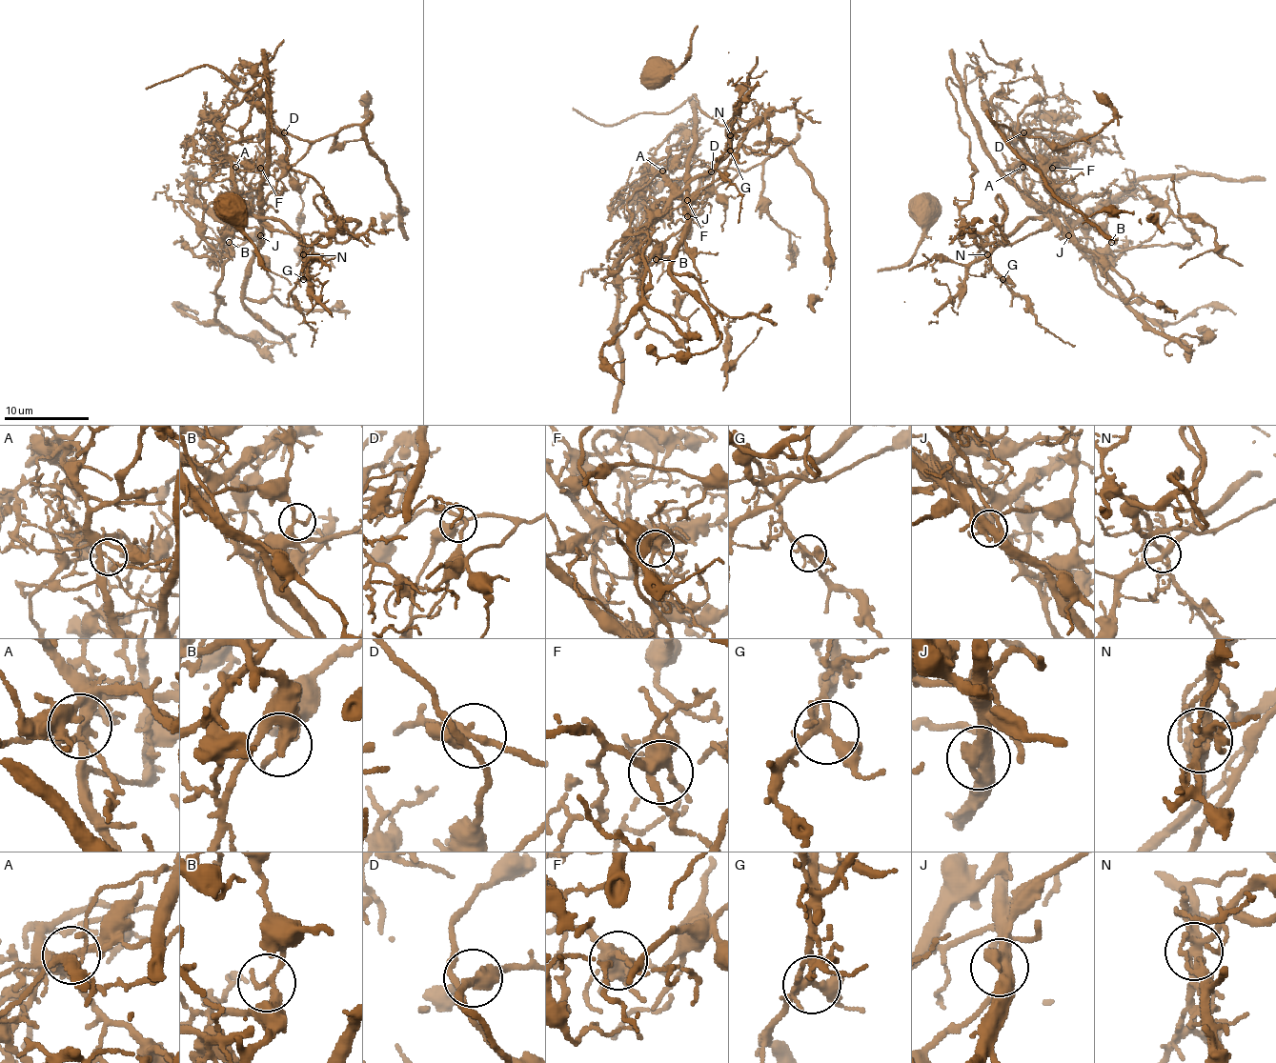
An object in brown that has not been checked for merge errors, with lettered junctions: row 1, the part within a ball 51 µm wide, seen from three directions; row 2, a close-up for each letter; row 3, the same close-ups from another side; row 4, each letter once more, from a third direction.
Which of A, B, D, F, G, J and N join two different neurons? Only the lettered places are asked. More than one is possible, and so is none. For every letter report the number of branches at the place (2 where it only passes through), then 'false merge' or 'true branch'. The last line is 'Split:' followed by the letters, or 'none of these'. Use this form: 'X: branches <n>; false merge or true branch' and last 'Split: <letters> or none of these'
A: branches 5; false merge
B: branches 2; false merge
D: branches 4; false merge
F: branches 6; true branch
G: branches 4; true branch
J: branches 4; false merge
N: branches 7; false merge
Split: A, B, D, J, N

